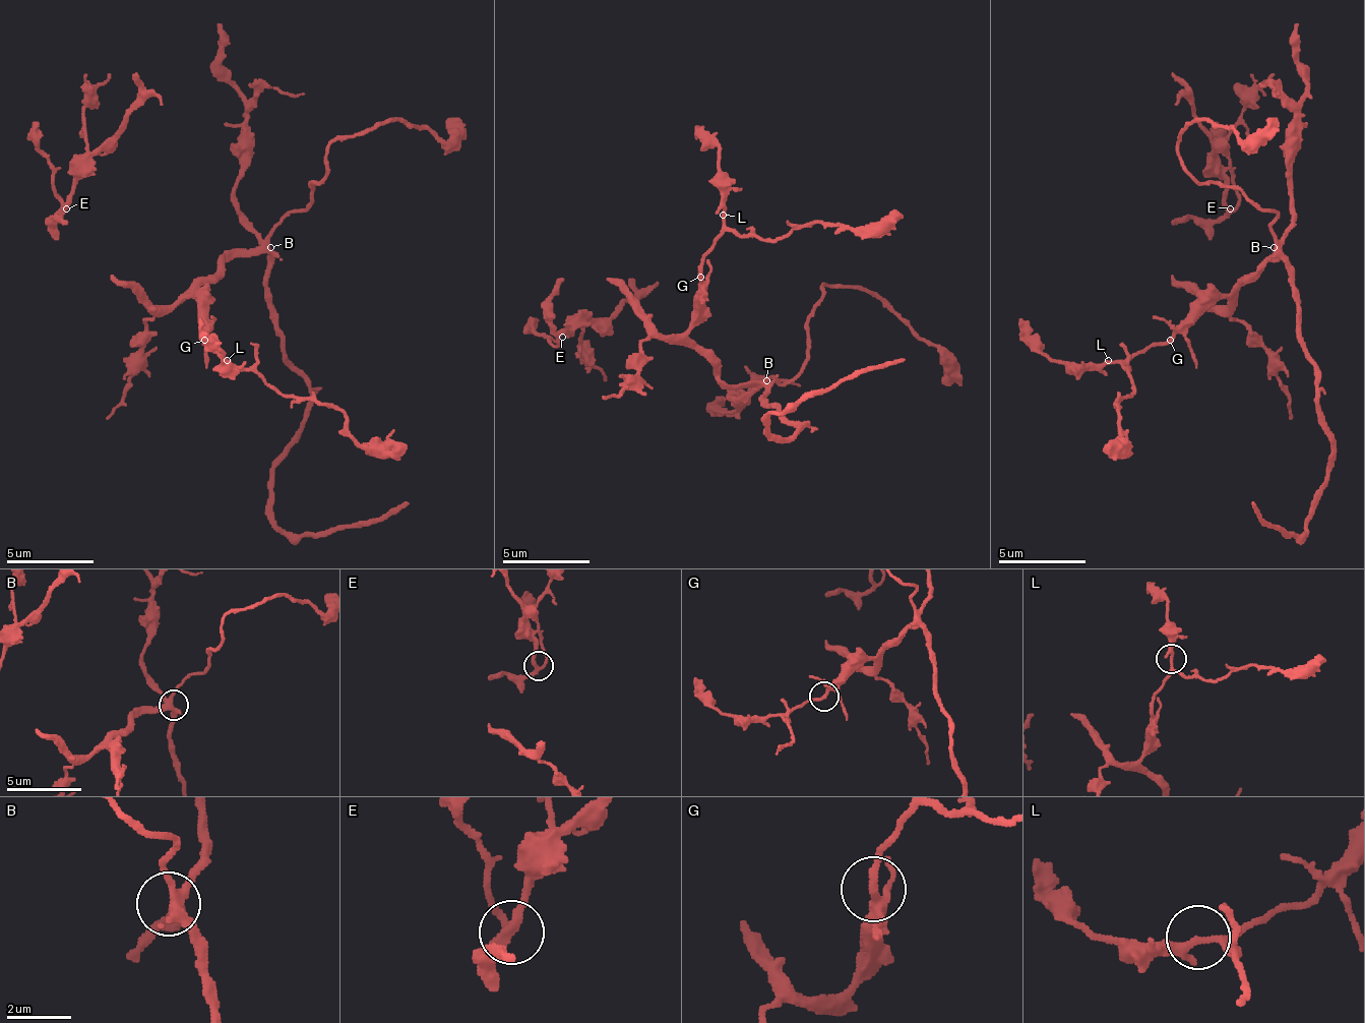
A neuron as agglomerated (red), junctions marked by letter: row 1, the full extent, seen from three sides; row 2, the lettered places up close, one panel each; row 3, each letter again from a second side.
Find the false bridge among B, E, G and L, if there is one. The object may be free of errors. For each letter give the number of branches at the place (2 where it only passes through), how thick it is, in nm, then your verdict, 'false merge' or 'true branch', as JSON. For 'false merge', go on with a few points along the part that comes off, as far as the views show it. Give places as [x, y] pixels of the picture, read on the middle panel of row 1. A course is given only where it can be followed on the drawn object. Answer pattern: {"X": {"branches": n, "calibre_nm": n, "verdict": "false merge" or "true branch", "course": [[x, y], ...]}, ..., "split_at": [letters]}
{"B": {"branches": 4, "calibre_nm": 320, "verdict": "true branch"}, "E": {"branches": 3, "calibre_nm": 240, "verdict": "true branch"}, "G": {"branches": 4, "calibre_nm": 220, "verdict": "true branch"}, "L": {"branches": 3, "calibre_nm": 200, "verdict": "true branch"}, "split_at": []}

